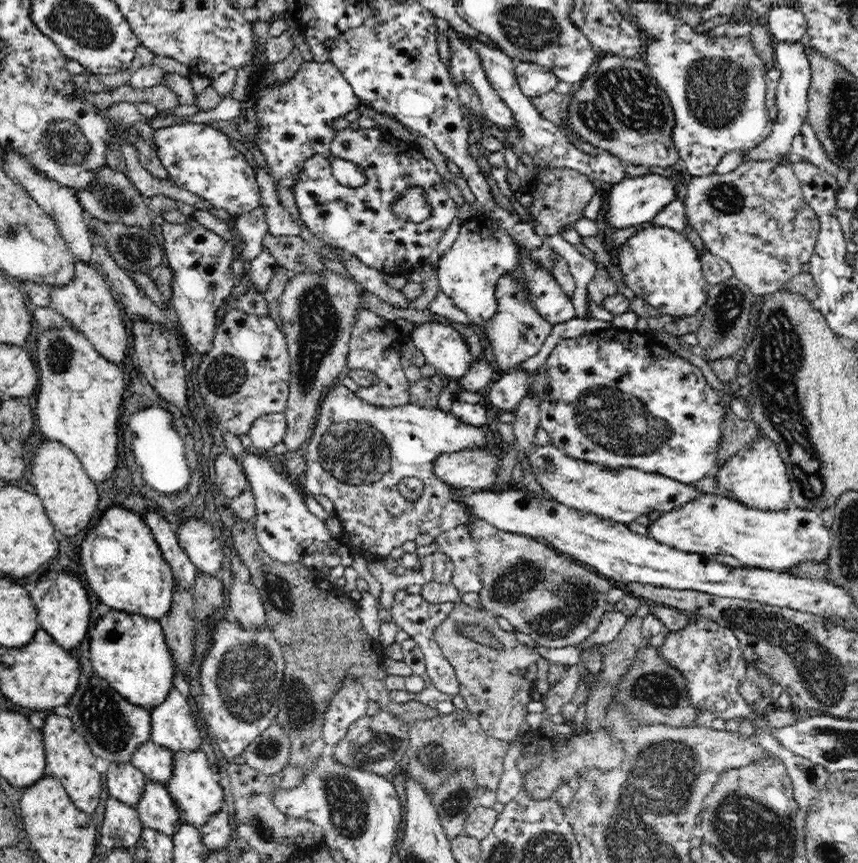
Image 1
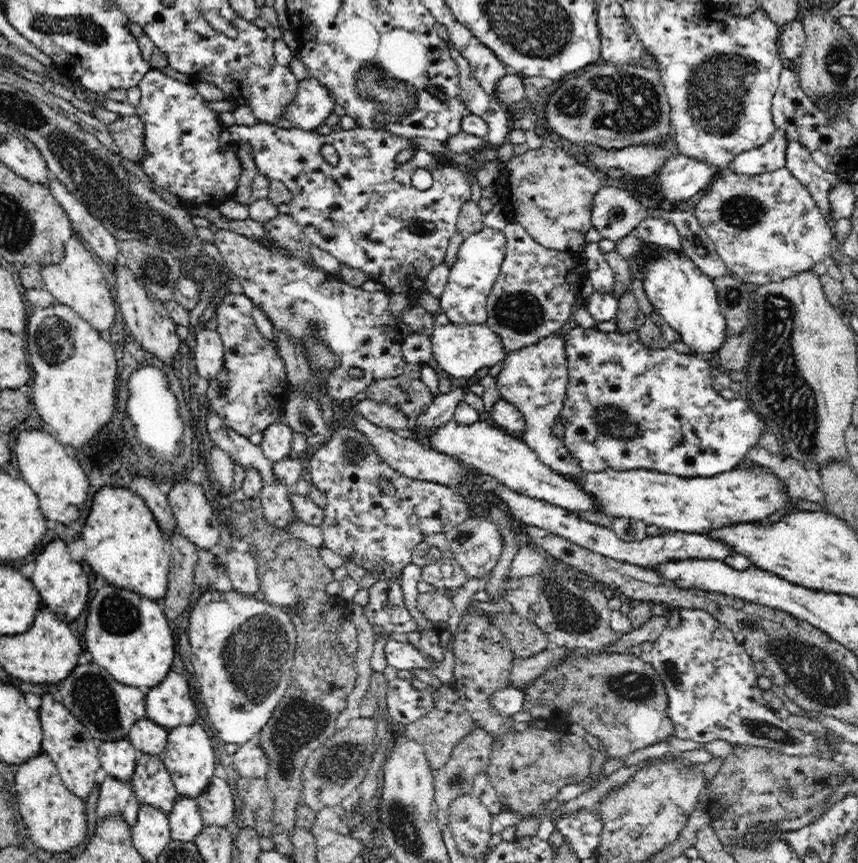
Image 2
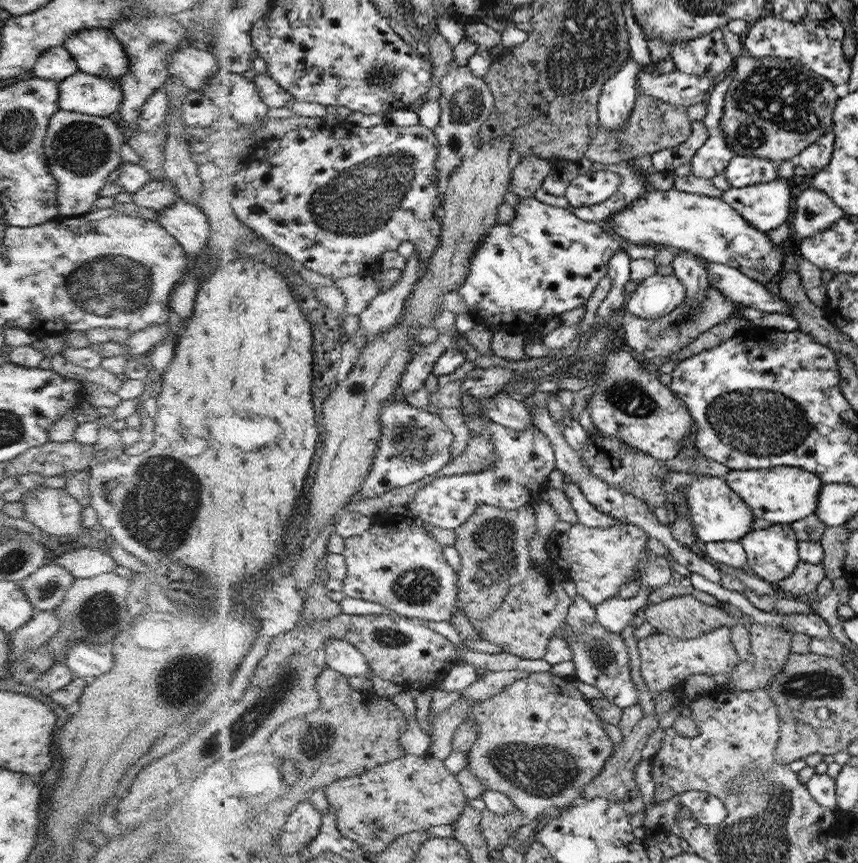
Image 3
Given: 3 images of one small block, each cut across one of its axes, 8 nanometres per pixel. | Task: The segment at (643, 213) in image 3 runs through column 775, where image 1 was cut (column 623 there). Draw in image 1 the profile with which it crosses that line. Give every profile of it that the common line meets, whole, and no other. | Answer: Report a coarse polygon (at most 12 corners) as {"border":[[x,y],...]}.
{"border":[[683,232],[622,244],[626,286],[662,315],[694,316],[709,287]]}

